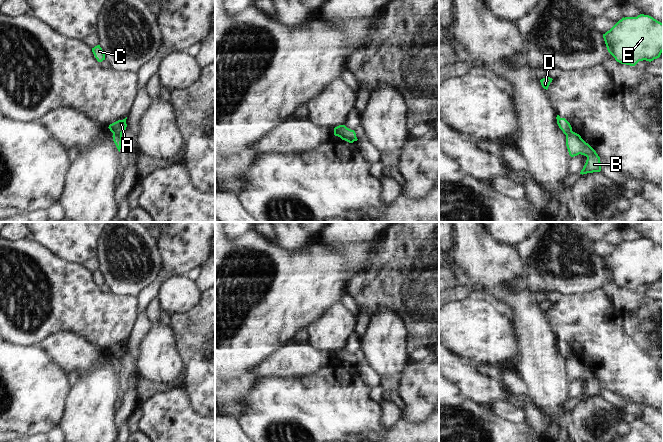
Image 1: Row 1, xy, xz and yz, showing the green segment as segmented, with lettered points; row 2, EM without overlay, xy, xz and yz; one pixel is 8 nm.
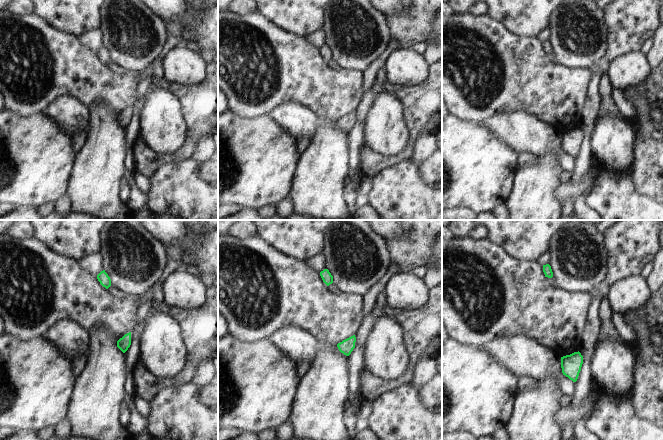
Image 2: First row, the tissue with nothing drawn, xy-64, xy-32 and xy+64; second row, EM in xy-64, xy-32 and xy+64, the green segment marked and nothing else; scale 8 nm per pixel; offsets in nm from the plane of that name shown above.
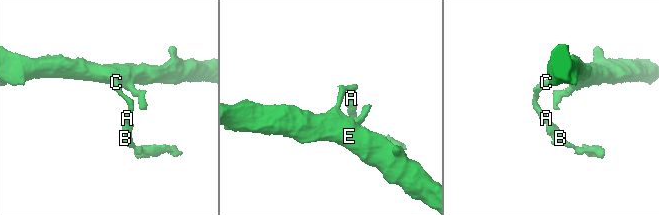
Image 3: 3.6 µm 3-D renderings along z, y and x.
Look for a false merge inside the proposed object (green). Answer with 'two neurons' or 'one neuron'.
two neurons

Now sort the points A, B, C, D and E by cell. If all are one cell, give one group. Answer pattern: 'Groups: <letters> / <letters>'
Groups: A C D E / B

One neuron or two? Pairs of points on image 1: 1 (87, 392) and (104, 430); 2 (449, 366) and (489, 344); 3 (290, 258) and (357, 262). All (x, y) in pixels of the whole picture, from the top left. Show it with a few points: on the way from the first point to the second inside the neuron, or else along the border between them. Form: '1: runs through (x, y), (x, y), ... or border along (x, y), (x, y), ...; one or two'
1: runs through (91, 401), (91, 417), (95, 421); one
2: border along (449, 349), (464, 359); two
3: runs through (307, 262), (340, 262); one

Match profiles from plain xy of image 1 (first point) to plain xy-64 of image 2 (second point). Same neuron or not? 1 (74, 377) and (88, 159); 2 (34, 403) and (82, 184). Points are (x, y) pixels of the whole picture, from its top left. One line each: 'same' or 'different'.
1: different
2: different

